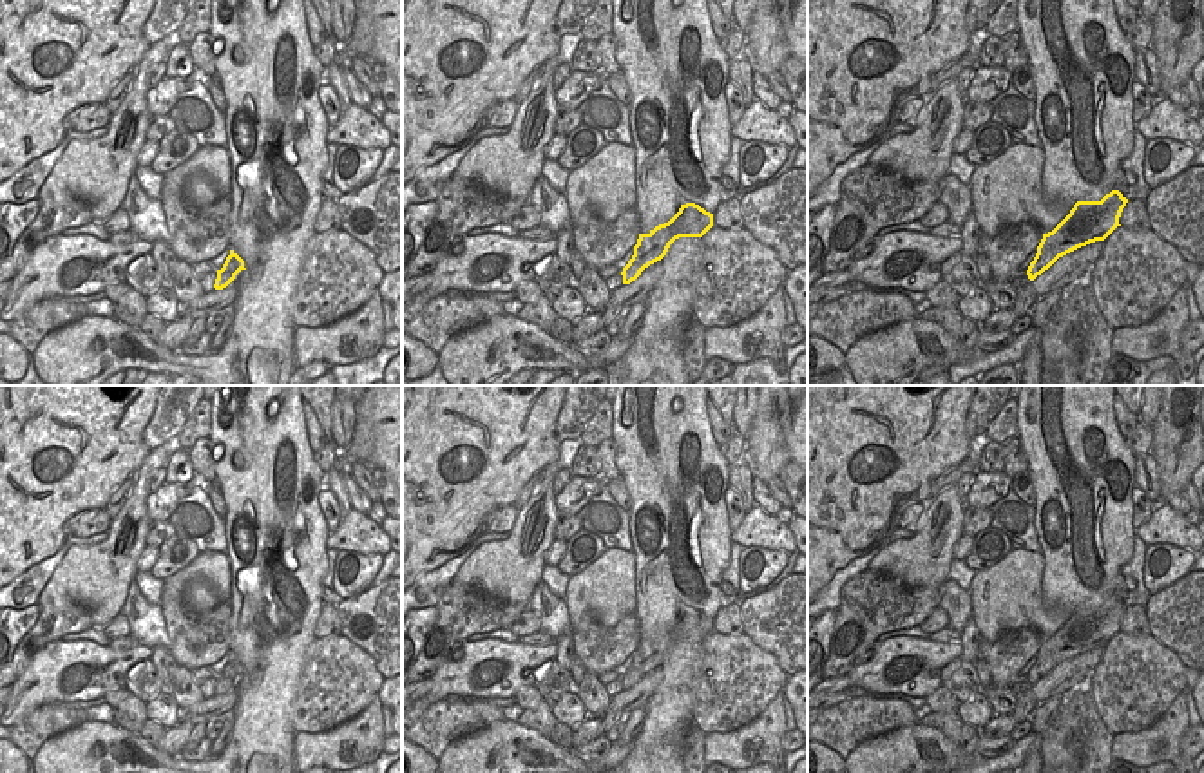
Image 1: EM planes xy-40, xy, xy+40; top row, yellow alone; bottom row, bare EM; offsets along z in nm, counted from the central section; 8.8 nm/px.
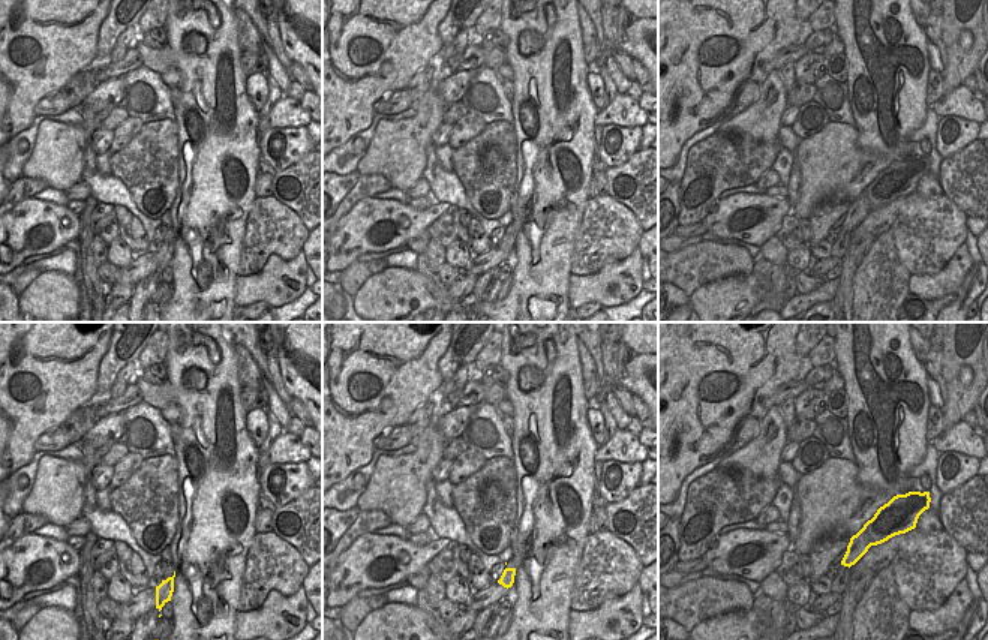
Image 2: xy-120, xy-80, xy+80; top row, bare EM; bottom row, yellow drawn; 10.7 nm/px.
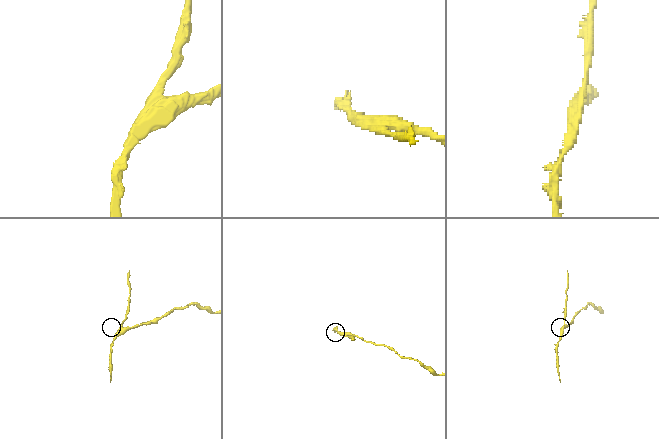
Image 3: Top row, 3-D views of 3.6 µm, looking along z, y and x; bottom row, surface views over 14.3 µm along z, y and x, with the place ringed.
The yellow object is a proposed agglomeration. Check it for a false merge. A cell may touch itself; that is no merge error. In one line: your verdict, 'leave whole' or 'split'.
split

